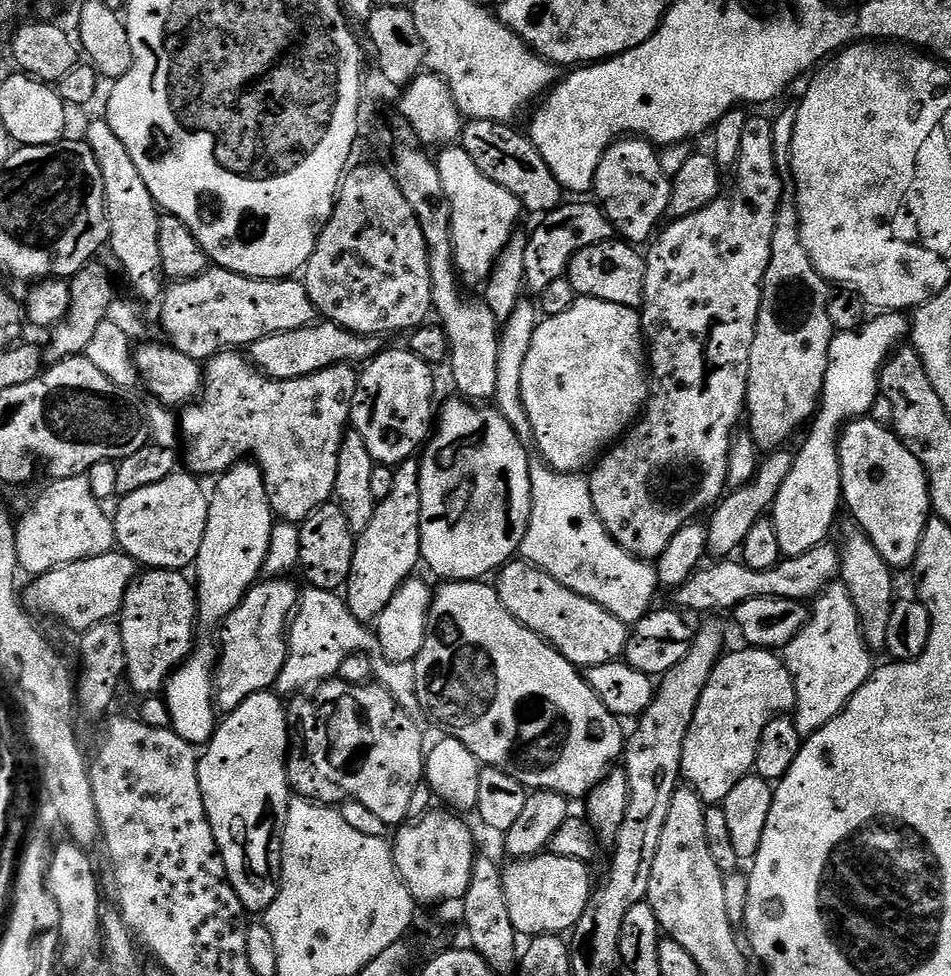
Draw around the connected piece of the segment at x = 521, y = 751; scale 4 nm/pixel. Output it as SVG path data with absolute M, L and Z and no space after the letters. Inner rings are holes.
M450 580L439 585L435 589L432 606L429 610L428 629L426 630L425 646L415 658L415 676L416 676L416 694L419 707L425 712L428 711L438 723L445 729L447 735L452 736L474 758L478 758L481 765L497 768L510 778L514 778L525 790L537 788L540 792L557 792L560 796L580 796L587 797L595 784L599 784L610 771L608 763L611 760L619 761L621 759L626 743L626 732L620 729L621 721L614 715L613 709L583 680L581 669L562 655L556 648L552 647L548 641L527 628L525 624L519 624L502 606L502 598L496 593L495 587L491 583L478 580Z

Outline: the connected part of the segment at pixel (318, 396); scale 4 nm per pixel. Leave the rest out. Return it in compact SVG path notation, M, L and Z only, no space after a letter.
M225 350L207 361L203 374L204 383L198 399L187 405L178 416L182 460L188 463L185 464L187 471L197 478L216 478L251 458L264 475L273 517L295 525L314 514L318 506L333 499L338 474L338 450L350 424L352 399L356 393L358 372L353 365L331 364L326 370L297 380L272 380L243 351Z

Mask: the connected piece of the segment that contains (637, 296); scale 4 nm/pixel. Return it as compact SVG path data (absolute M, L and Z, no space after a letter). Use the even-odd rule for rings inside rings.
M613 238L583 248L568 263L566 278L574 286L577 297L589 296L602 302L614 302L618 306L639 309L644 302L644 283L646 282L646 260L640 256L633 245Z

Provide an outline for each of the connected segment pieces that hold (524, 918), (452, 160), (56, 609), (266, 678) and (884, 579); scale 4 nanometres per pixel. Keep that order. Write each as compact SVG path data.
M551 854L516 858L511 863L509 868L503 869L503 874L506 906L510 910L510 922L514 922L514 930L524 938L571 933L587 910L594 891L592 876L588 873L589 865L578 862L574 858L562 858Z
M448 146L441 156L435 157L438 174L442 174L442 186L450 202L450 226L452 227L452 249L456 271L463 283L483 285L492 272L492 265L502 254L506 242L517 231L516 224L522 217L520 204L498 182L490 182L478 166L470 159L470 154L459 146Z
M113 550L94 558L82 558L78 562L63 564L35 577L31 581L33 584L23 589L22 603L29 613L37 617L53 616L58 623L73 628L76 634L83 634L90 630L90 626L98 626L98 622L119 617L126 590L137 575L136 560L125 552Z
M268 578L257 582L248 589L244 601L225 618L218 643L218 659L214 673L214 699L221 713L233 712L246 698L259 692L267 692L277 683L287 660L289 623L297 609L298 588L288 578Z
M851 526L841 545L840 578L845 588L851 594L856 613L859 618L860 633L869 651L874 654L885 653L887 627L890 624L890 614L896 601L894 594L894 572L887 562L878 554L878 550L859 527Z

